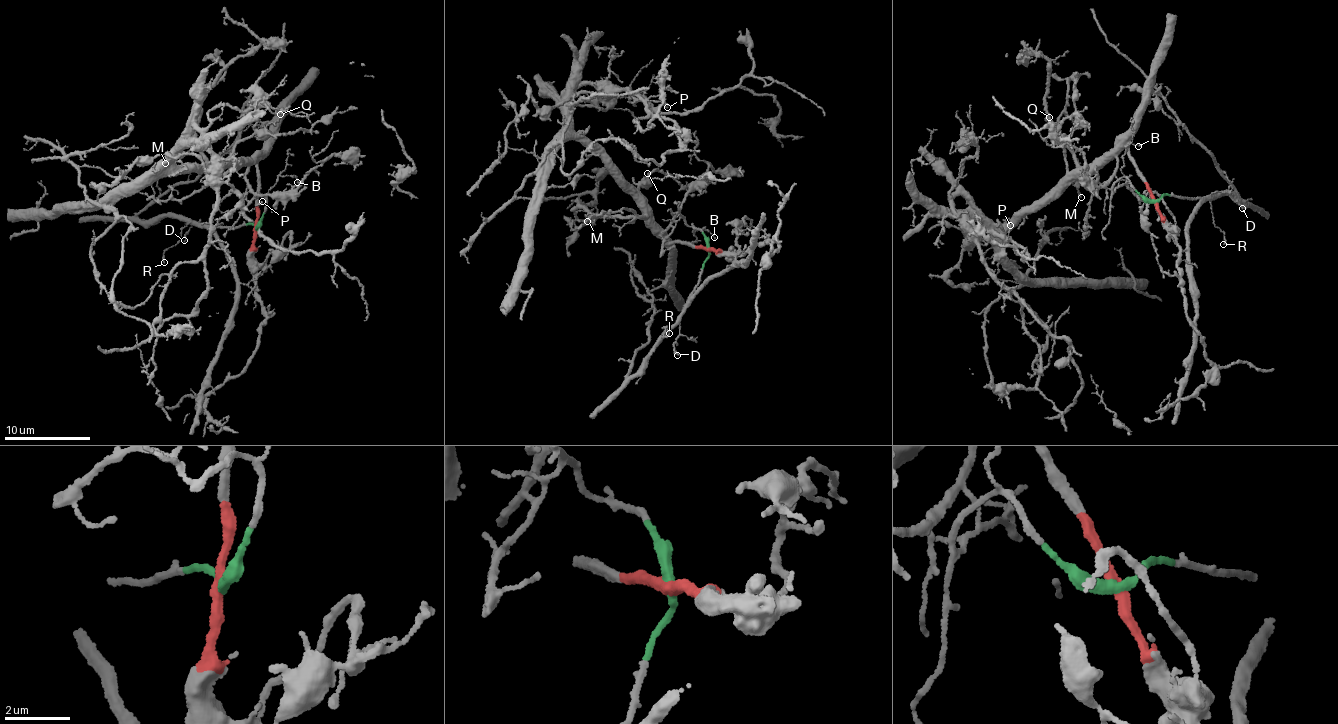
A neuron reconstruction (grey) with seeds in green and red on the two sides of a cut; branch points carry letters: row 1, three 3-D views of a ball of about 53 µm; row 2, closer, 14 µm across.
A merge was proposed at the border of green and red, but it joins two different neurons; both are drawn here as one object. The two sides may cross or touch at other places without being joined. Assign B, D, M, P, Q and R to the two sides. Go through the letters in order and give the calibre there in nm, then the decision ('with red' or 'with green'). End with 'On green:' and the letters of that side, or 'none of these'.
B: 90 nm | with green
D: 130 nm | with green
M: 130 nm | with red
P: 100 nm | with red
Q: 100 nm | with red
R: 140 nm | with green
On green: B, D, R

